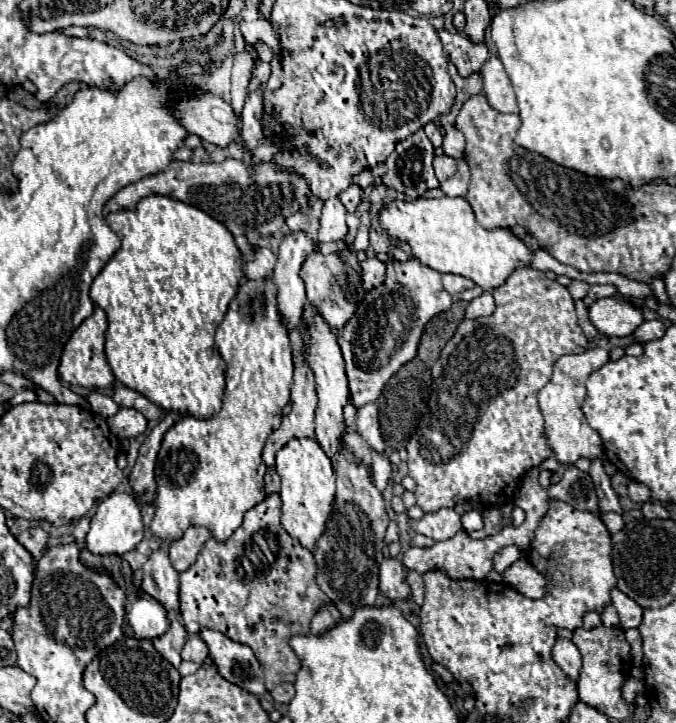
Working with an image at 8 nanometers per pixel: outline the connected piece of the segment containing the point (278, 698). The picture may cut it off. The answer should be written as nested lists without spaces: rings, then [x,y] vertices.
[[[278,684],[272,692],[272,698],[274,698],[274,702],[290,702],[292,698],[294,698],[294,694],[296,694],[296,690],[294,690],[294,684]]]

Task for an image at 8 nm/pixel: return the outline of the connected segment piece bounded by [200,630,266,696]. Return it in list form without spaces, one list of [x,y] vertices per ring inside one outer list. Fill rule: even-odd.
[[[204,630],[200,632],[200,636],[208,644],[210,656],[218,672],[228,682],[244,688],[246,692],[252,692],[254,696],[266,694],[264,672],[250,646],[234,642],[222,632],[214,632],[214,630]]]

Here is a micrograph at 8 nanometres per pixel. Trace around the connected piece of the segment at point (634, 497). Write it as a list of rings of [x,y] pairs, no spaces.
[[[632,480],[632,482],[628,484],[628,496],[630,496],[630,500],[636,502],[636,504],[646,504],[646,502],[648,502],[648,488],[646,488],[644,484]]]

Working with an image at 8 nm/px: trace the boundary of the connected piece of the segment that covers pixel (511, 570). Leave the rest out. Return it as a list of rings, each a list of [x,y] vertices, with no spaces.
[[[516,560],[508,566],[502,574],[504,582],[510,584],[514,590],[526,594],[528,598],[542,598],[546,594],[546,578],[534,570],[534,566],[526,560]]]

